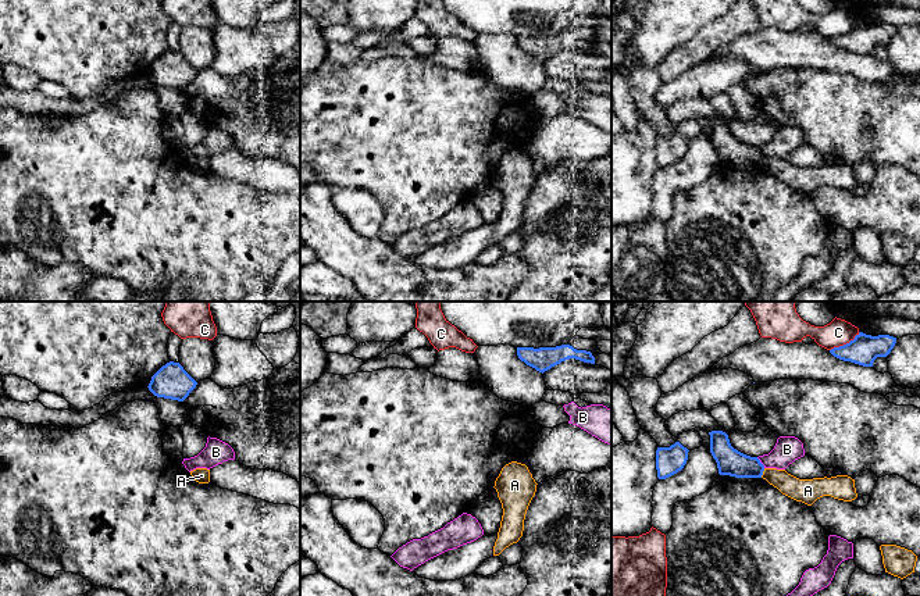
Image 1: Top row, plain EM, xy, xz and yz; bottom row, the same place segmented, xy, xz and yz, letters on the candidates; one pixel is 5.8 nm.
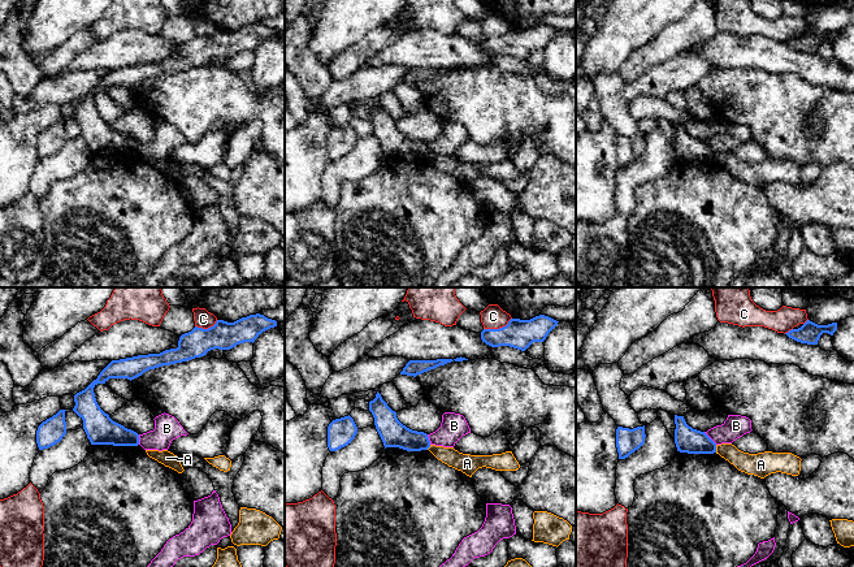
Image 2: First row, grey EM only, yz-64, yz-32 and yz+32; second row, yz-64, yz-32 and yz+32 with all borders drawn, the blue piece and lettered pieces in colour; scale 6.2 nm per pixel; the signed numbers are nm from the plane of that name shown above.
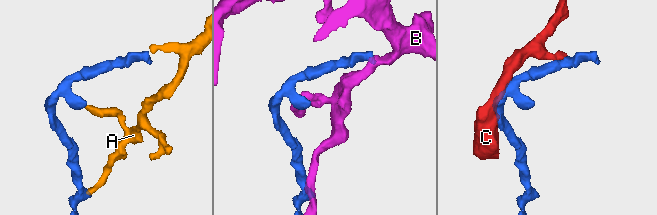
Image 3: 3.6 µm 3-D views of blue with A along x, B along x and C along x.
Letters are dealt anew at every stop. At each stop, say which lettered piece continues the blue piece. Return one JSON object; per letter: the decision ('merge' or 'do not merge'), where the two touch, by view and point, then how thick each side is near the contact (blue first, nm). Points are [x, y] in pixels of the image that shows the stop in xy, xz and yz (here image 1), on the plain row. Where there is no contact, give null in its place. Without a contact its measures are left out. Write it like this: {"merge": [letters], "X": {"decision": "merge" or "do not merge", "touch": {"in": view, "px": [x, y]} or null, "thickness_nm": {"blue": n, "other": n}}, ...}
{"merge": [], "A": {"decision": "do not merge", "touch": {"in": "yz", "px": [762, 161]}, "thickness_nm": {"blue": 160, "other": 130}}, "B": {"decision": "do not merge", "touch": {"in": "yz", "px": [760, 152]}, "thickness_nm": {"blue": 160, "other": 150}}, "C": {"decision": "do not merge", "touch": {"in": "yz", "px": [844, 34]}, "thickness_nm": {"blue": 170, "other": 160}}}

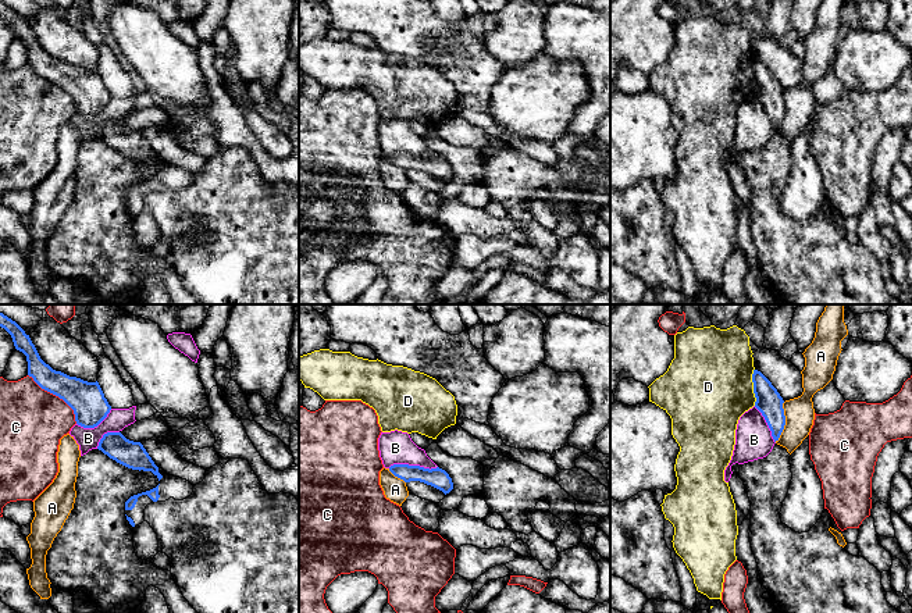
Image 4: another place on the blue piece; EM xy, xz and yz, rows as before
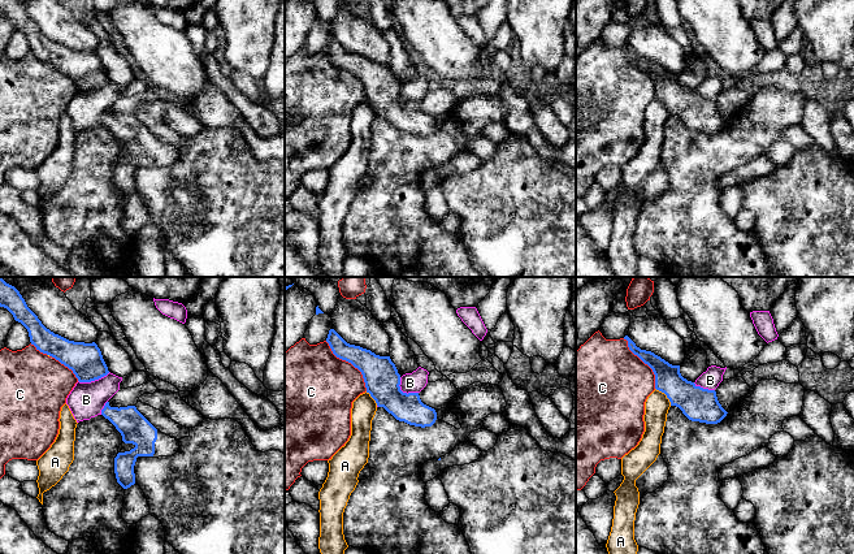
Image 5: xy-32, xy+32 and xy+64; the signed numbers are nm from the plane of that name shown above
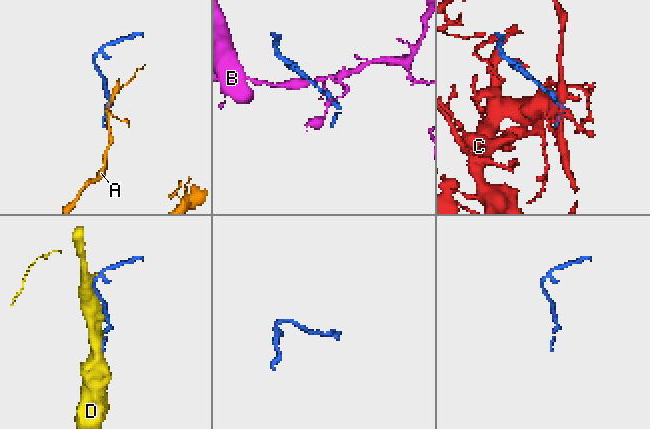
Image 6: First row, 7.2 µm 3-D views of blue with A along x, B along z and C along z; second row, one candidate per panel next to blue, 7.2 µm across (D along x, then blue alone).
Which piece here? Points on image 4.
{"merge": [], "A": {"decision": "do not merge", "touch": {"in": "yz", "px": [784, 110]}, "thickness_nm": {"blue": 150, "other": 170}}, "B": {"decision": "do not merge", "touch": {"in": "xz", "px": [412, 154]}, "thickness_nm": {"blue": 120, "other": 190}}, "C": {"decision": "do not merge", "touch": {"in": "xy", "px": [57, 84]}, "thickness_nm": {"blue": 200, "other": 380}}, "D": {"decision": "do not merge", "touch": {"in": "yz", "px": [754, 75]}, "thickness_nm": {"blue": 150, "other": 480}}}

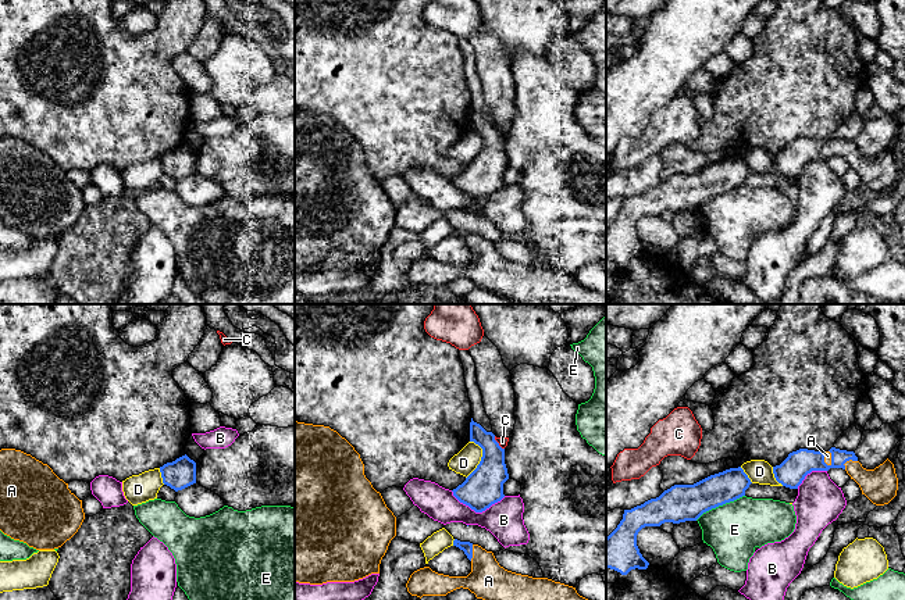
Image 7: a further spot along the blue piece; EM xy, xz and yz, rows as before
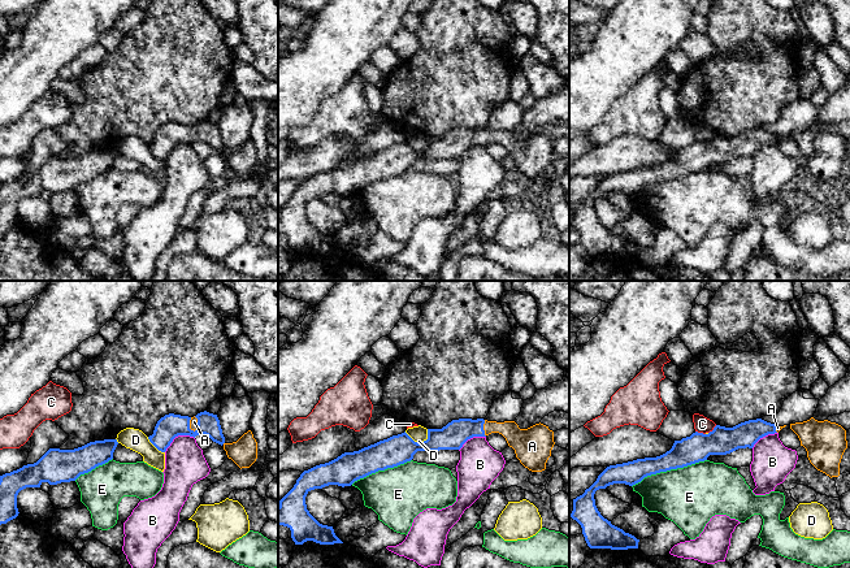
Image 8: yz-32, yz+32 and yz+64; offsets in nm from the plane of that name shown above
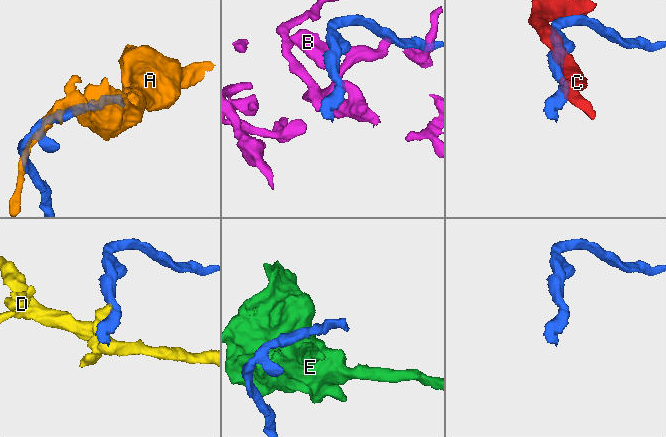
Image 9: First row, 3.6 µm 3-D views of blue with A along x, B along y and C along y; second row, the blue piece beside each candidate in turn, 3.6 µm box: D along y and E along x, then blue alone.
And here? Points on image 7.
{"merge": ["A"], "A": {"decision": "merge", "touch": {"in": "yz", "px": [848, 149]}, "thickness_nm": {"blue": 140, "other": 200}}, "B": {"decision": "do not merge", "touch": {"in": "xz", "px": [477, 200]}, "thickness_nm": {"blue": 220, "other": 220}}, "C": {"decision": "do not merge", "touch": {"in": "xz", "px": [498, 132]}, "thickness_nm": {"blue": 200, "other": 50}}, "D": {"decision": "do not merge", "touch": {"in": "xz", "px": [481, 149]}, "thickness_nm": {"blue": 220, "other": 140}}, "E": {"decision": "do not merge", "touch": {"in": "yz", "px": [719, 193]}, "thickness_nm": {"blue": 220, "other": 320}}}

